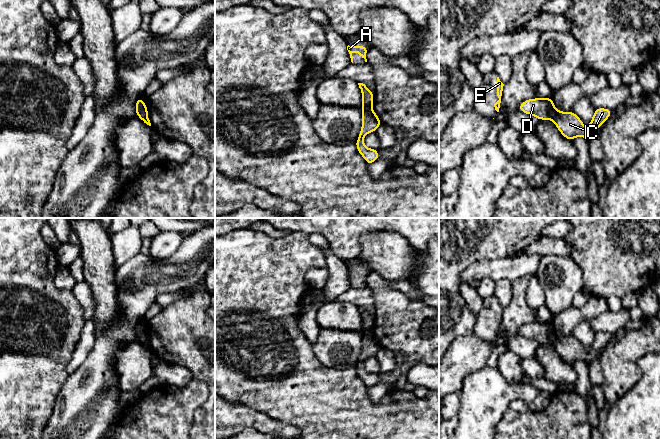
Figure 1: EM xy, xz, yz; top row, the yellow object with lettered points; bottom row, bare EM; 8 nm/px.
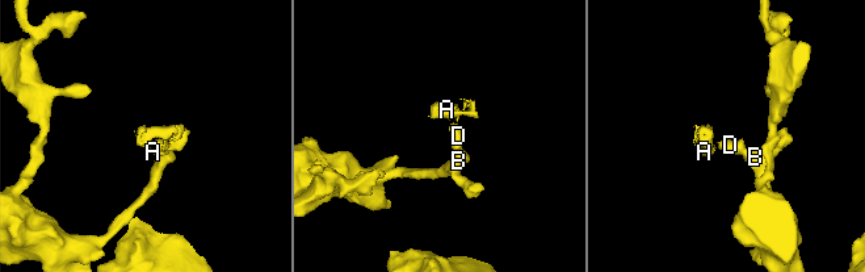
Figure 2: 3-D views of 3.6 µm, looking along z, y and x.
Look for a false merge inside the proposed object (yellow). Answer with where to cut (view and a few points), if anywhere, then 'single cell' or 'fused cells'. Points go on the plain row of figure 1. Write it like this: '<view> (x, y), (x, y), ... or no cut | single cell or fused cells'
xz (371, 331), (362, 334) | fused cells

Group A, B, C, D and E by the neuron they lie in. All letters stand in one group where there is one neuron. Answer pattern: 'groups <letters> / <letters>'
groups A D E / B C

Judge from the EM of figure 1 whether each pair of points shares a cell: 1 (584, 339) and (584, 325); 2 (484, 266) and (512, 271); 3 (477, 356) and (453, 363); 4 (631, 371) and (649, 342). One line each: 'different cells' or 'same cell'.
1: same cell
2: same cell
3: same cell
4: same cell

